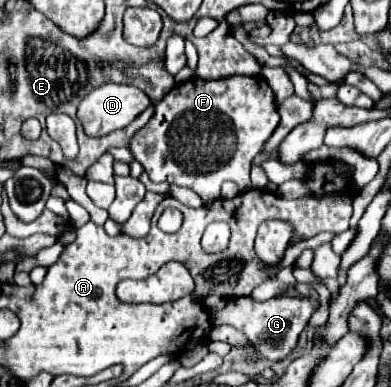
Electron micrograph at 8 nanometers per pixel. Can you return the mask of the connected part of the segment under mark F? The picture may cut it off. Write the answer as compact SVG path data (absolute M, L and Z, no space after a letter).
M235 75L223 81L199 81L193 77L175 85L155 105L149 123L131 137L129 151L143 165L151 181L189 187L201 195L203 203L211 203L219 197L225 181L235 181L241 191L251 187L251 161L261 153L277 125L275 97L261 77Z

